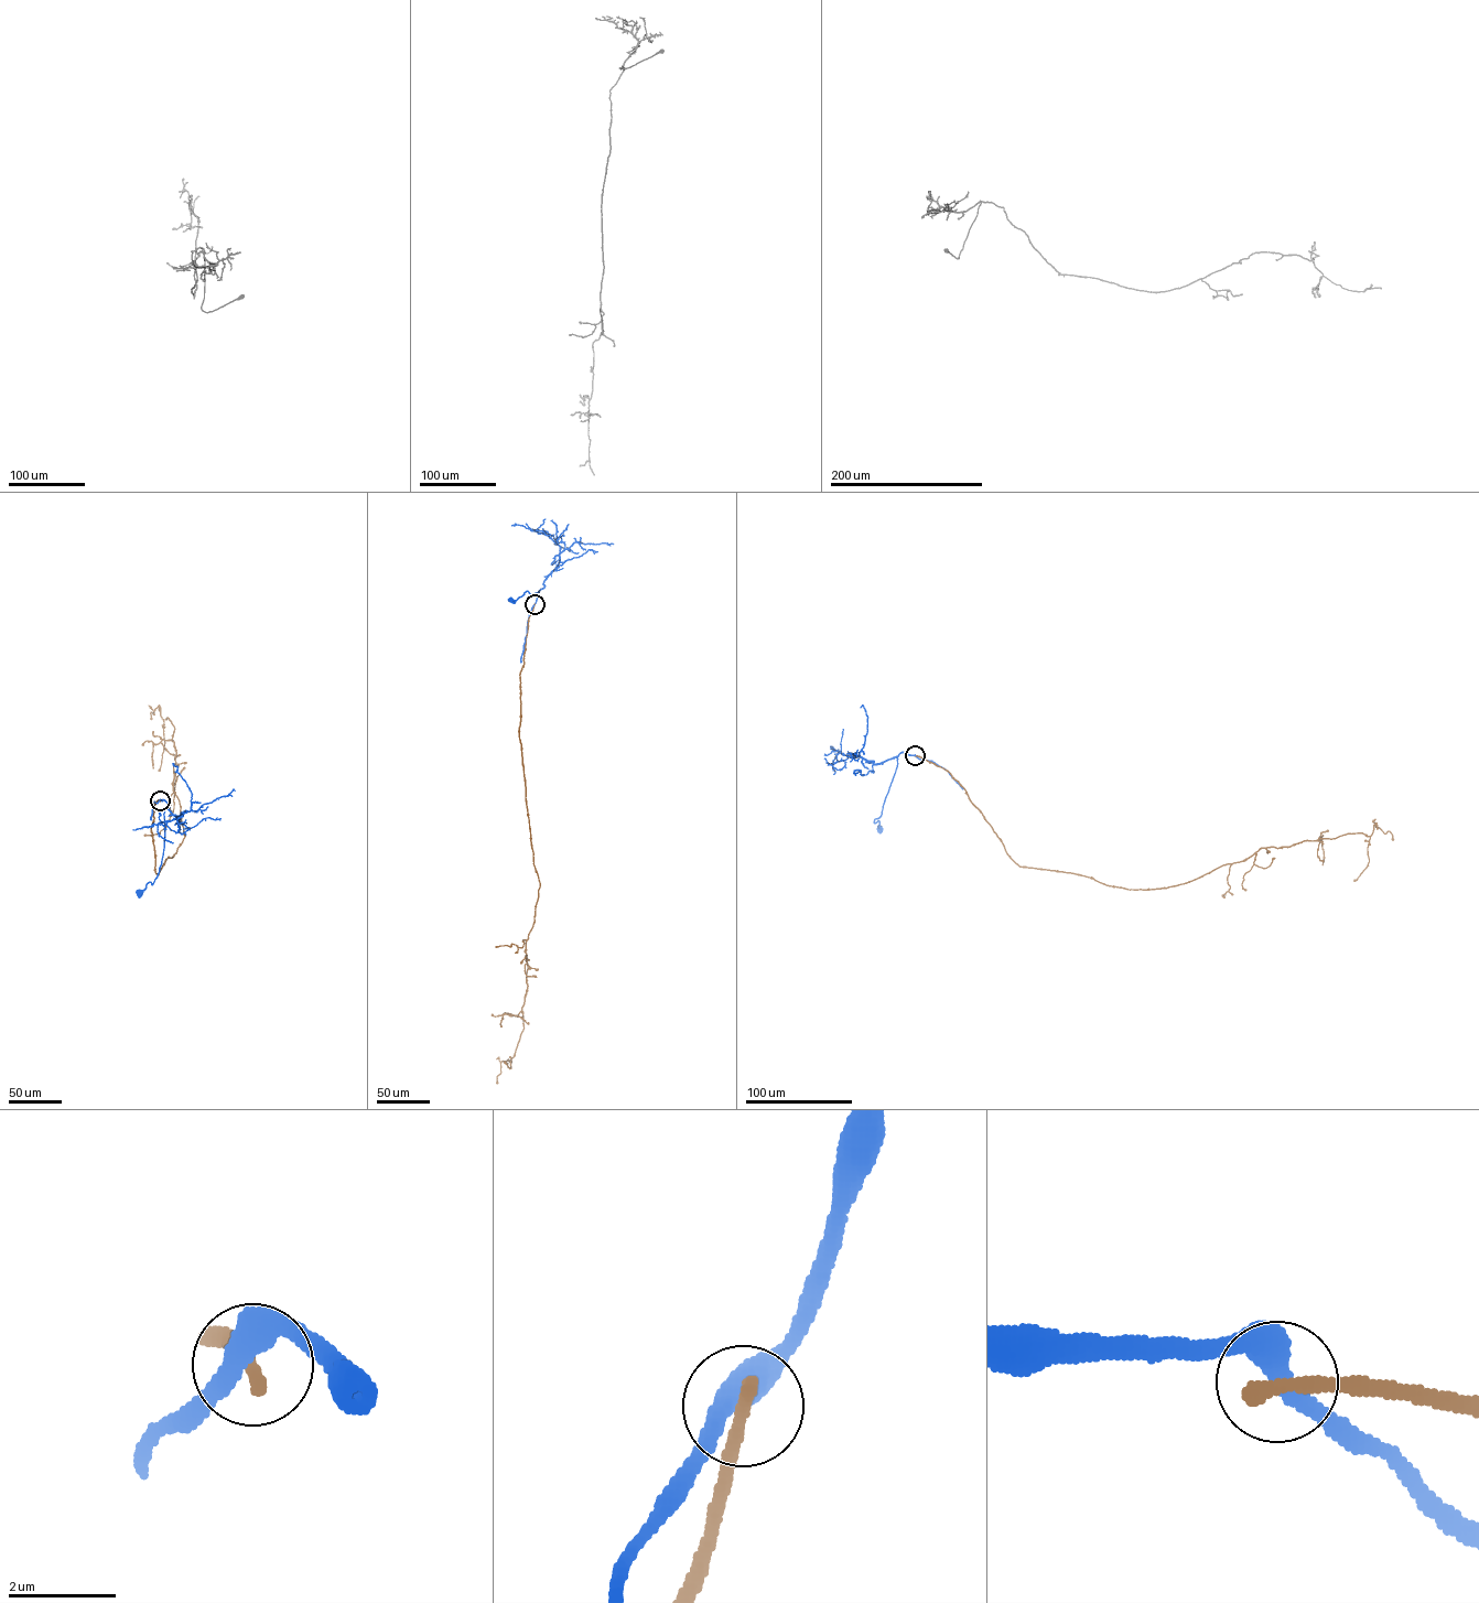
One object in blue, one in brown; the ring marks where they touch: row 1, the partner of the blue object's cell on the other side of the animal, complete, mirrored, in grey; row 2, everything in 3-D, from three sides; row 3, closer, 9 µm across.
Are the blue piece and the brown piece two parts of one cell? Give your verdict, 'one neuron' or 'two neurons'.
two neurons

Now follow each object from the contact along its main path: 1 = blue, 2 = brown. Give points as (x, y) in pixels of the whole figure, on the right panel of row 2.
1: (915, 755), (903, 752), (897, 756), (882, 814), (874, 821), (878, 821), (880, 827)
2: (915, 755), (950, 773), (1019, 867), (1166, 888), (1261, 848), (1362, 834), (1369, 861), (1353, 881)

